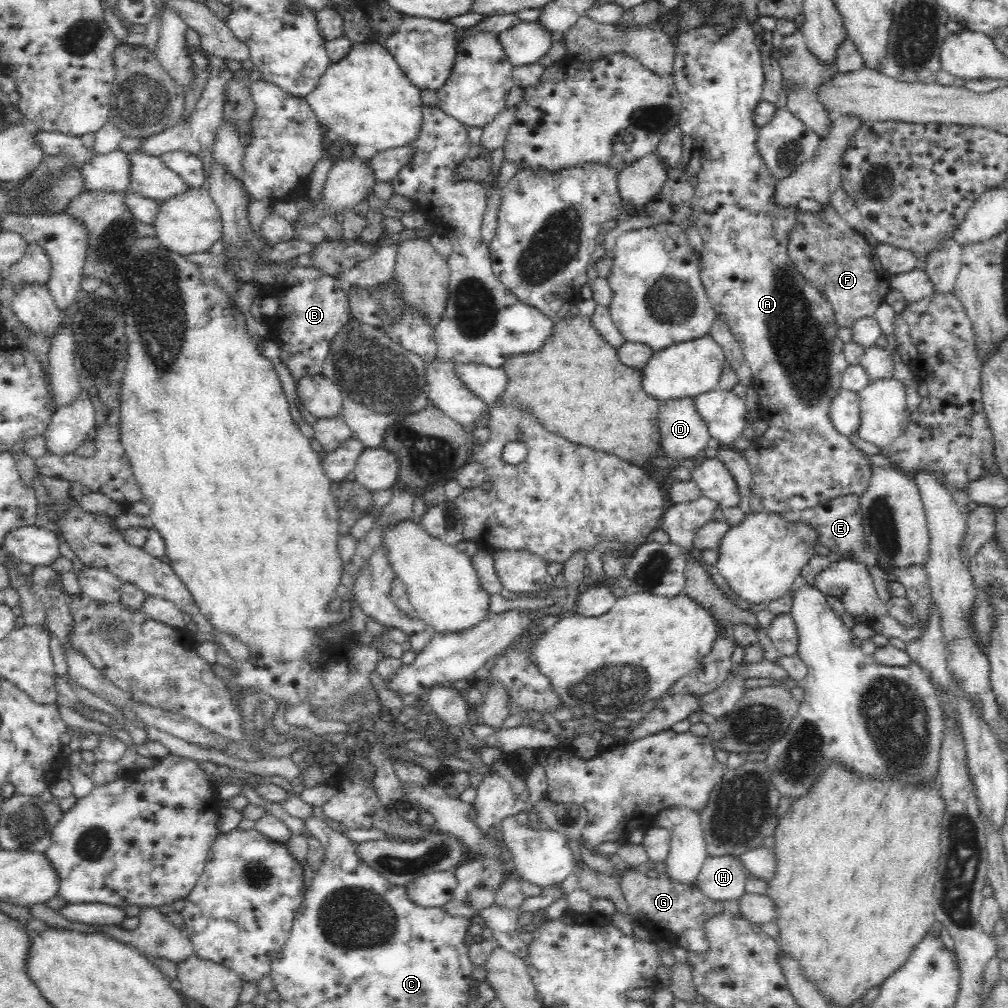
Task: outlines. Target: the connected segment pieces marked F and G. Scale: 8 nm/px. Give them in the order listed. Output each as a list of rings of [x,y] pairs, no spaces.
[[[823,204],[814,212],[797,209],[795,223],[790,229],[787,240],[787,257],[790,262],[794,262],[793,268],[802,275],[802,278],[816,288],[820,295],[826,297],[834,315],[835,328],[851,328],[854,321],[859,318],[872,318],[876,308],[885,302],[889,293],[891,275],[881,265],[874,246],[868,243],[863,233],[842,219],[833,206]]]
[[[624,866],[617,880],[624,897],[626,897],[626,901],[628,901],[628,905],[630,905],[630,915],[633,916],[635,922],[647,929],[655,940],[665,946],[682,947],[692,954],[708,954],[710,941],[706,940],[706,925],[704,925],[704,922],[708,922],[710,918],[714,918],[714,916],[724,912],[722,901],[706,898],[695,884],[676,884],[667,876],[650,878],[644,875],[642,868]]]

